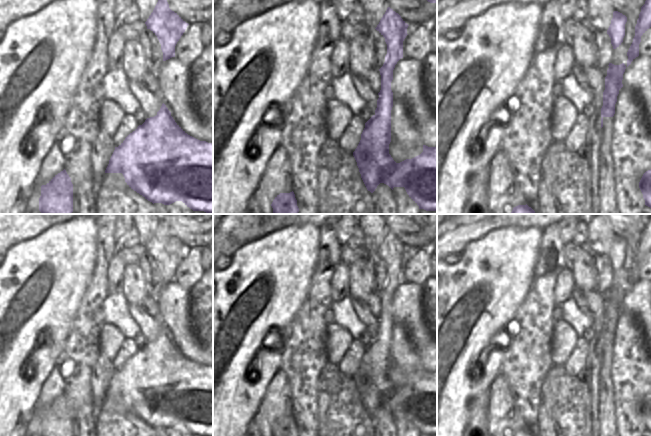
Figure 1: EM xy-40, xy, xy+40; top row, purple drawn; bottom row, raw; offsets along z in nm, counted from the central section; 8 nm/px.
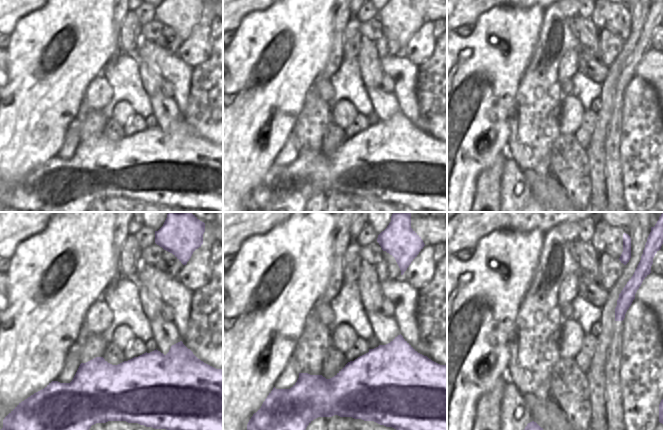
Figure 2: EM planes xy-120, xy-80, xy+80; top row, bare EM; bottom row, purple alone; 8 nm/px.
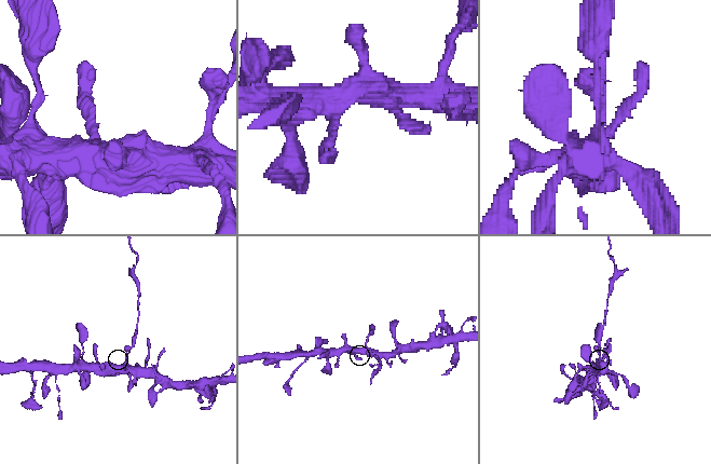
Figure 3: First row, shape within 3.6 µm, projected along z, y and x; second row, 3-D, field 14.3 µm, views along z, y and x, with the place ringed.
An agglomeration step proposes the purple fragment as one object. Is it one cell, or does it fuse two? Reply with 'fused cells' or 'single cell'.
fused cells

